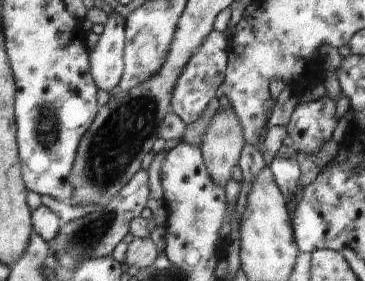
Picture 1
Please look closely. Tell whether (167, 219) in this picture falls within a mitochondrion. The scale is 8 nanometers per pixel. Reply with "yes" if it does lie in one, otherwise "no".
no

